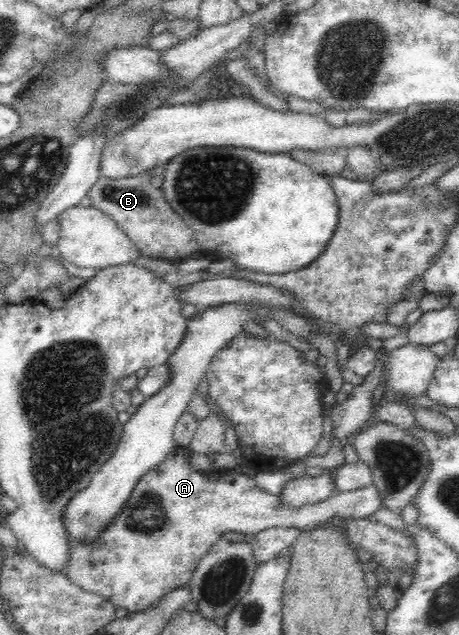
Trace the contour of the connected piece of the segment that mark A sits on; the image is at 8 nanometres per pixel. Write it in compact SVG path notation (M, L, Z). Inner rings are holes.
M172 453L162 463L153 467L136 485L126 509L102 533L101 541L94 546L84 546L71 537L70 567L64 575L84 591L109 599L116 607L125 607L128 613L144 614L160 605L160 601L192 581L200 559L217 543L226 531L255 534L266 528L314 528L335 519L364 519L383 509L385 497L374 484L352 491L340 491L312 505L293 507L285 503L280 494L261 489L253 476L244 475L241 469L219 469L211 463L210 469L201 472L190 467L185 455Z

